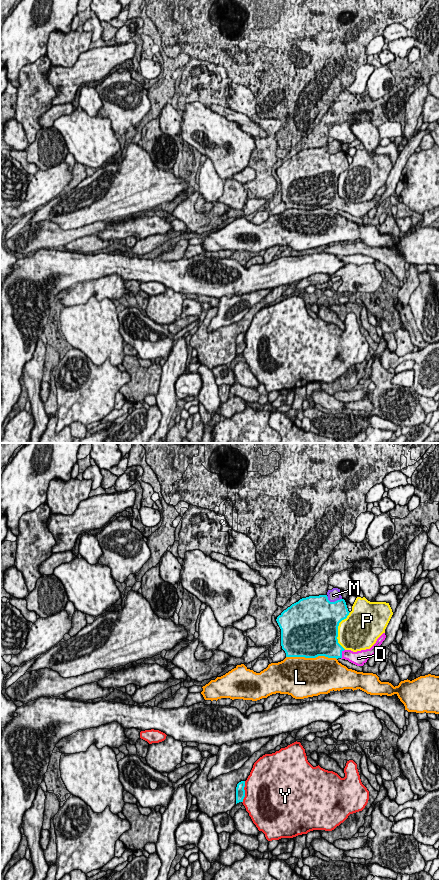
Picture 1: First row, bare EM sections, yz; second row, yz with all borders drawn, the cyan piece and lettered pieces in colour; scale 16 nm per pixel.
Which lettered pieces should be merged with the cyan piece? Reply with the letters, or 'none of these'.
D

